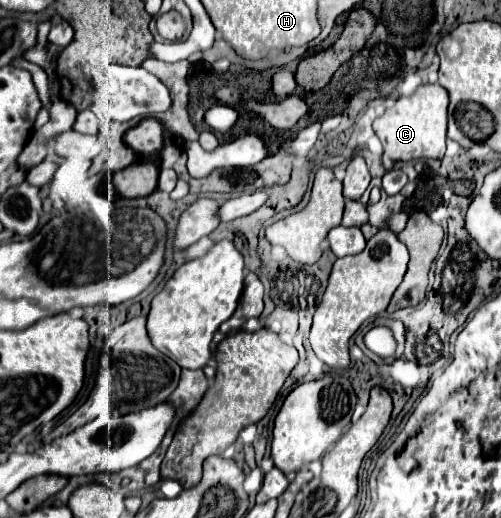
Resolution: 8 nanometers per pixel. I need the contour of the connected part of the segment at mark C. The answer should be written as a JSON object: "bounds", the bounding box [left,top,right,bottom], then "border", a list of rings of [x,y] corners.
{"bounds":[374,85,448,169],"border":[[[420,85],[410,97],[400,97],[382,117],[374,121],[374,131],[384,145],[384,167],[392,169],[398,161],[442,159],[446,150],[446,109],[448,93],[440,85]]]}

